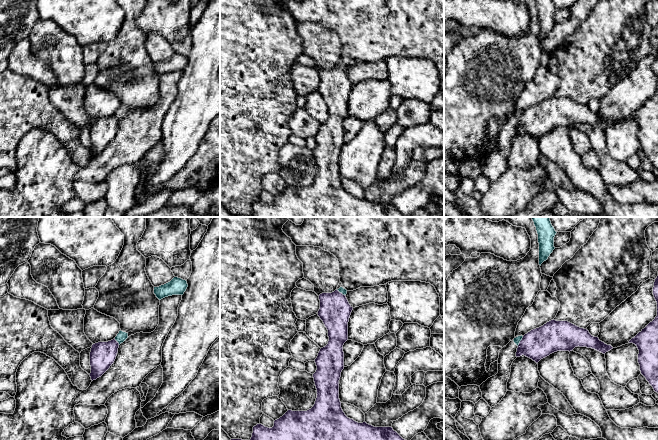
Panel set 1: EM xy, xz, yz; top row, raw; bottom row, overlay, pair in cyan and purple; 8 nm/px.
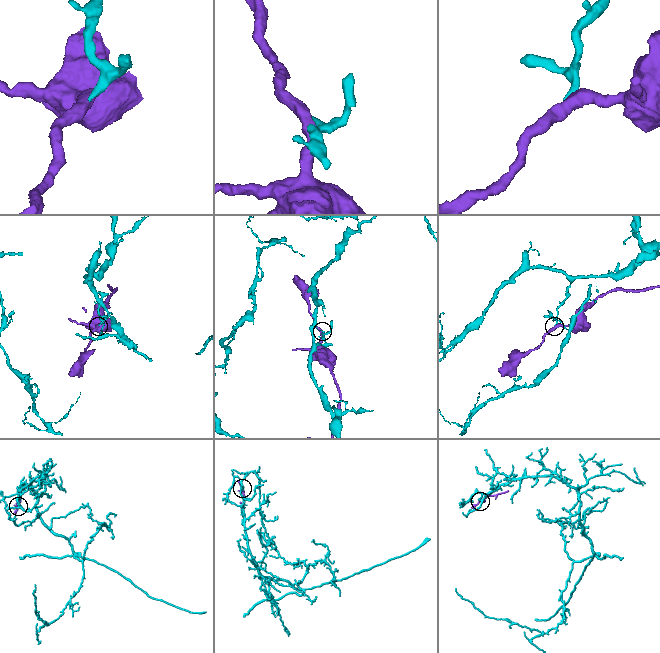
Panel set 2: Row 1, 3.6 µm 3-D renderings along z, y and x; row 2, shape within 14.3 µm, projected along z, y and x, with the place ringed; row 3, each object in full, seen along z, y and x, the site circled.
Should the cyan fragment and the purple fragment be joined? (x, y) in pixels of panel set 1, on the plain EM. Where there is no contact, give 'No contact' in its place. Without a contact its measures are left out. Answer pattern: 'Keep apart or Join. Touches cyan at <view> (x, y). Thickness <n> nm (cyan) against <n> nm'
Keep apart. Touches cyan at xy (116, 116). Thickness 80 nm (cyan) against 200 nm

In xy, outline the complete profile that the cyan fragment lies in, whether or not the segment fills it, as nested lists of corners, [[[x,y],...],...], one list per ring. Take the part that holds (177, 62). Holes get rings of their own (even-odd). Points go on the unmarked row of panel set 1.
[[[174,53],[170,58],[154,63],[154,70],[161,76],[172,71],[183,71],[188,63],[187,57],[178,53]]]

